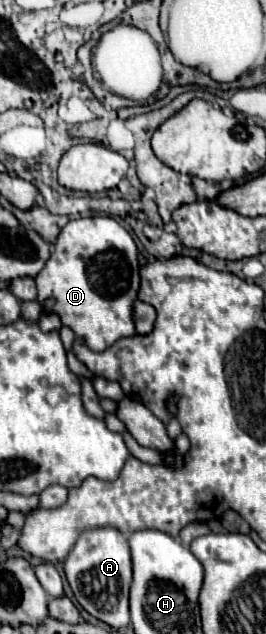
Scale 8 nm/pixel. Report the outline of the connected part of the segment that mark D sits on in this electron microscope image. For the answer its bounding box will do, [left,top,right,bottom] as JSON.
[36,216,140,352]

